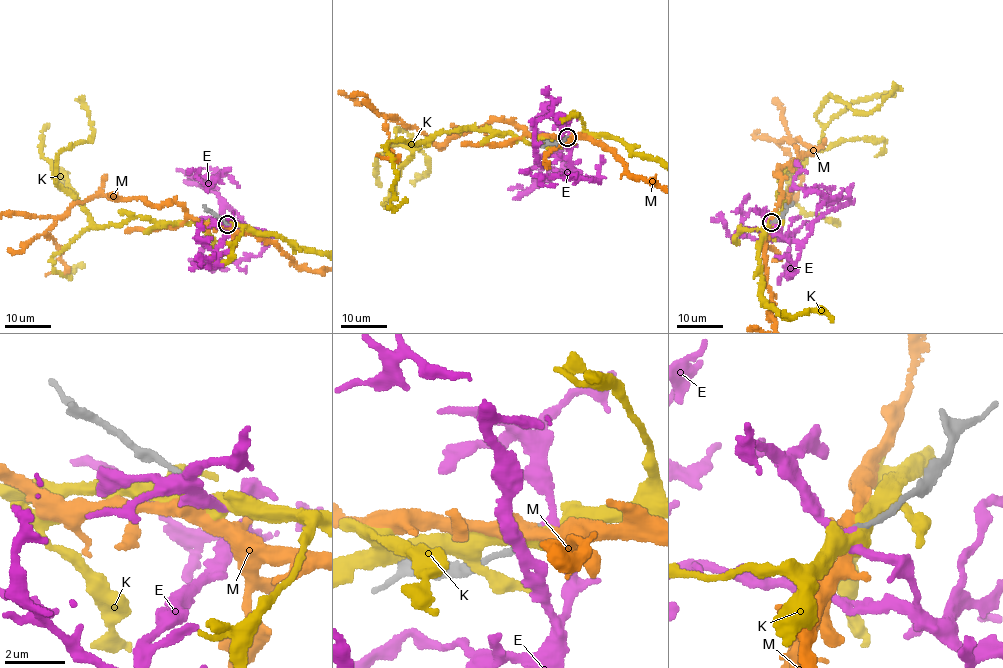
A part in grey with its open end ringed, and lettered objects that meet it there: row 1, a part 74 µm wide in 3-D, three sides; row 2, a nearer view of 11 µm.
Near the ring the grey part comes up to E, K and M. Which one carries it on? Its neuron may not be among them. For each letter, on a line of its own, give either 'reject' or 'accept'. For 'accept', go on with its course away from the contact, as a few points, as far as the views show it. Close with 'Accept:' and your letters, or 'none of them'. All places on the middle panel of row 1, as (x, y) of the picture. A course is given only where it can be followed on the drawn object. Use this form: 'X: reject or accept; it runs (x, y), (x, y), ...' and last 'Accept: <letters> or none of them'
E: accept
K: reject
M: reject
Accept: E

